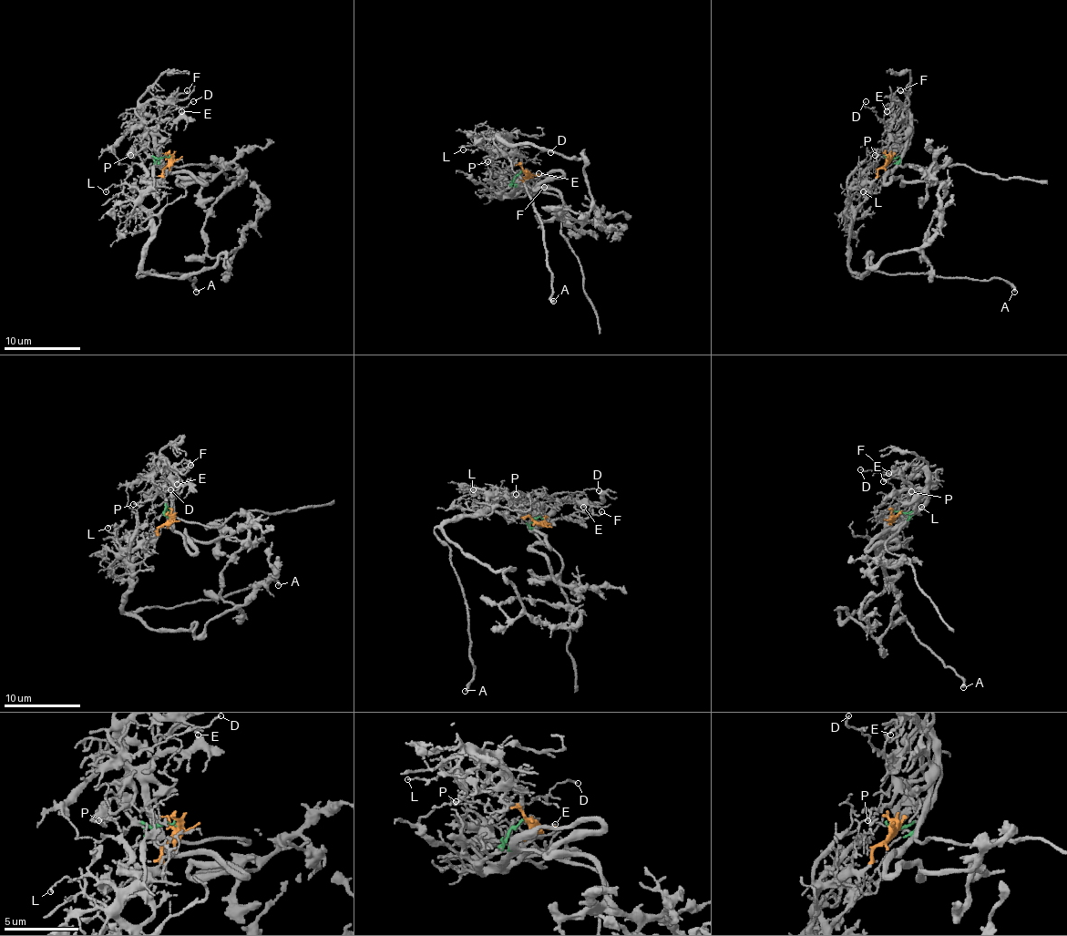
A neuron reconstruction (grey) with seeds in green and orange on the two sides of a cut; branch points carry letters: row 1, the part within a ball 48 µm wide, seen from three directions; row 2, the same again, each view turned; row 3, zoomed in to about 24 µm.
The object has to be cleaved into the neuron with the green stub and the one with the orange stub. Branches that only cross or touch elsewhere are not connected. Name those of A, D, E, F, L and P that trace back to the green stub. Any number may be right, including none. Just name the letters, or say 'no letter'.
D, E, F, P

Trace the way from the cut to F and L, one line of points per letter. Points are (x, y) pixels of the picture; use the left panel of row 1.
F: (170, 158), (153, 156), (157, 123), (176, 97), (188, 90)
L: (170, 158), (170, 163), (162, 170), (162, 180), (149, 190), (124, 182), (120, 186), (112, 184), (105, 192)

